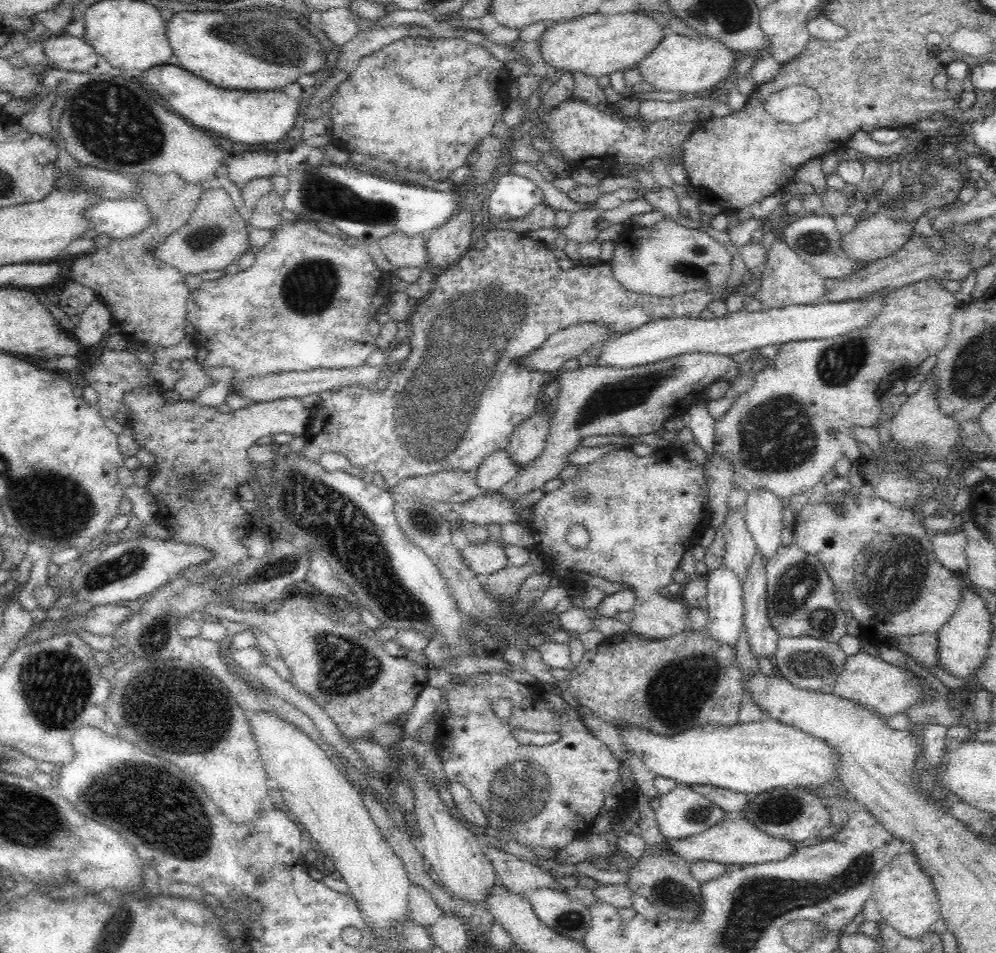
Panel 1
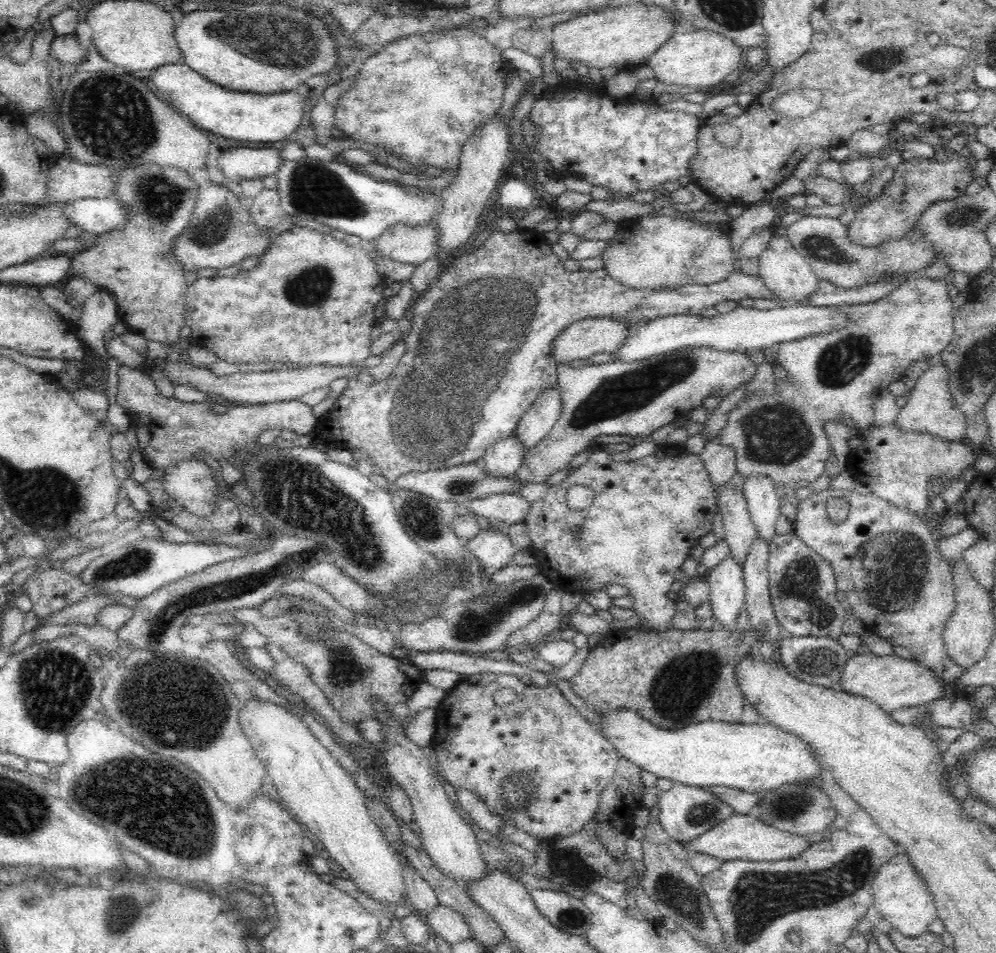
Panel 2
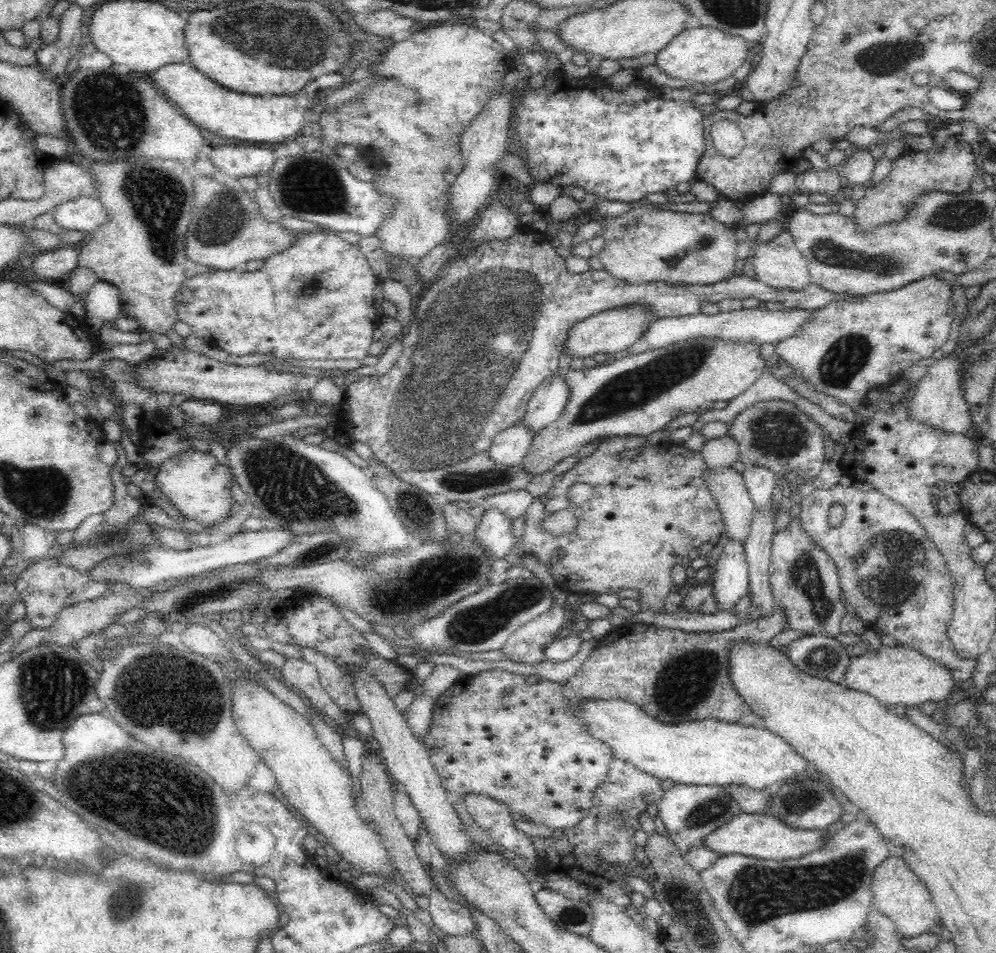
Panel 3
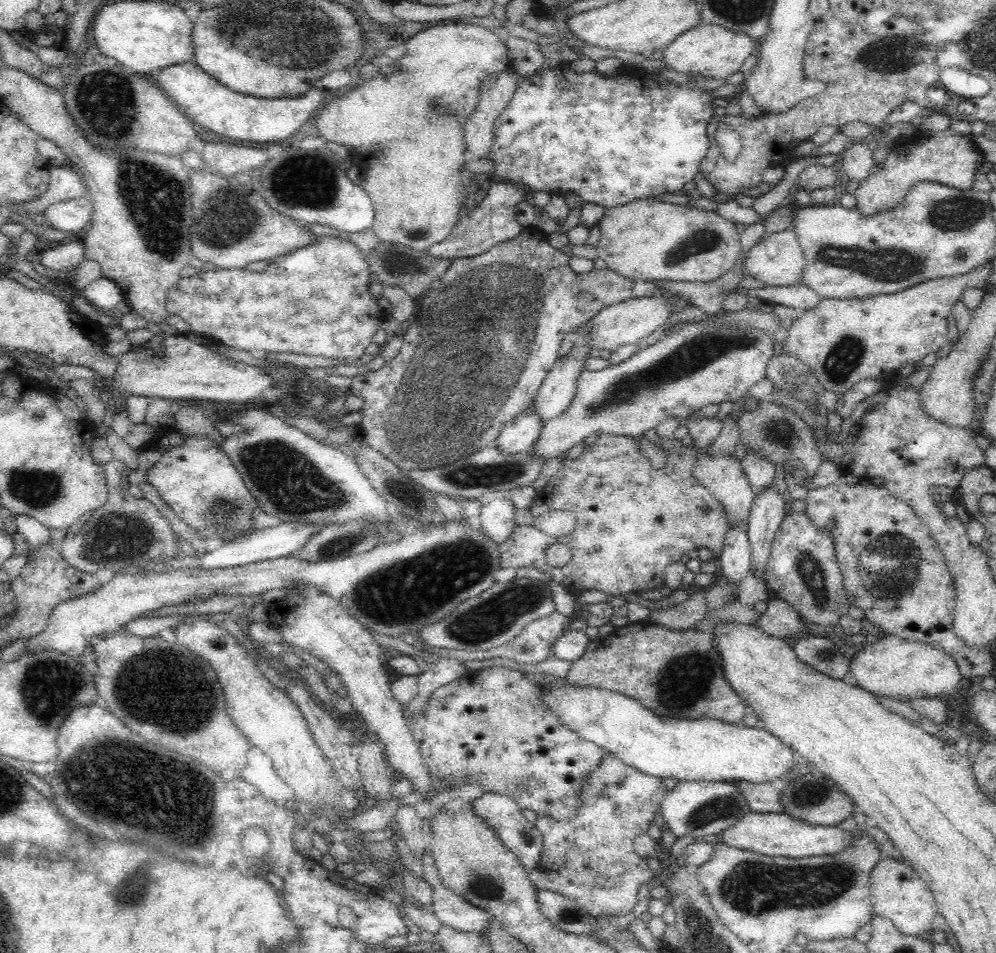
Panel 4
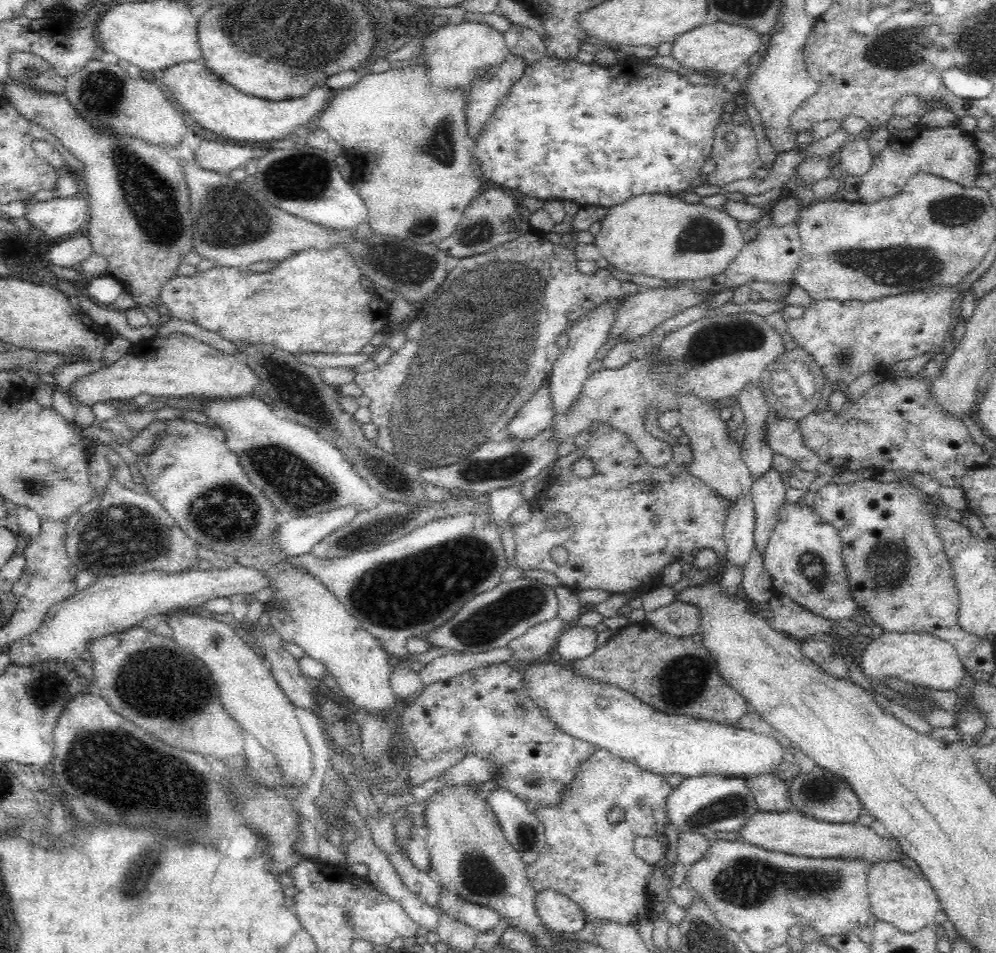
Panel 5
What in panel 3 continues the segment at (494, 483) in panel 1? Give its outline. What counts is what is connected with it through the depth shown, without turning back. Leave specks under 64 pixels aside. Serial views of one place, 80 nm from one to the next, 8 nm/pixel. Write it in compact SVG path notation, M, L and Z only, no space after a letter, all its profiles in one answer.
M522 422L507 428L494 437L492 445L488 448L488 457L504 467L520 465L522 459L530 451L533 442L530 429L526 429Z

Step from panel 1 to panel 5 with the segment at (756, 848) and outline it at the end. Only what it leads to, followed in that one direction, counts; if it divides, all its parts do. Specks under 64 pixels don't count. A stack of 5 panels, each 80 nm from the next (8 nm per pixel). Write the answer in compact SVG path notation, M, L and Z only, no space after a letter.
M788 810L785 812L763 812L759 811L757 814L754 814L745 824L741 827L740 831L736 831L738 833L739 839L735 839L735 841L740 841L742 843L746 843L749 845L759 846L762 850L768 850L769 852L780 852L781 854L792 854L793 856L800 857L809 857L809 858L846 858L846 859L864 859L866 861L870 861L870 864L878 863L886 860L896 860L899 861L900 856L902 856L902 850L900 849L900 845L896 844L896 839L892 839L889 836L886 838L882 838L882 836L878 836L874 830L870 830L868 826L857 826L853 823L828 823L821 822L820 820L815 820L814 818L809 818L800 812L796 812L795 810Z

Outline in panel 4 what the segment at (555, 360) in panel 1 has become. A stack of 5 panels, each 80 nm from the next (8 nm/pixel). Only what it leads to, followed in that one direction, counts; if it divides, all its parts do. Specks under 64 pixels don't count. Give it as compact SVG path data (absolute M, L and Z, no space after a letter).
M662 297L631 298L626 302L608 306L600 310L596 316L580 326L581 332L589 342L589 350L616 351L625 345L635 345L641 338L649 337L656 329L668 324L671 305Z

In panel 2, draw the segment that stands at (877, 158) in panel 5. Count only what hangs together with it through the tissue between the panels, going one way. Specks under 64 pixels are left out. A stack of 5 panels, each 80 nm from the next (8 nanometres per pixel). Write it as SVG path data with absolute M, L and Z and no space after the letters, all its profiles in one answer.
M941 154L938 160L904 160L895 168L893 178L876 200L869 201L855 213L846 235L850 243L860 247L879 247L883 242L905 239L920 215L932 203L964 195L966 186L974 180L968 158L956 154Z

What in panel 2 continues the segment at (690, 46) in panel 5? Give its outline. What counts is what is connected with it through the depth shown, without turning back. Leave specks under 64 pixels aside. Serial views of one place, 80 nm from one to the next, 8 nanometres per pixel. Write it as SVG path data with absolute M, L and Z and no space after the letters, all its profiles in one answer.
M693 30L683 34L674 32L642 65L652 69L652 78L664 84L687 86L694 91L706 92L732 71L743 68L744 51L734 45L732 39L712 30Z

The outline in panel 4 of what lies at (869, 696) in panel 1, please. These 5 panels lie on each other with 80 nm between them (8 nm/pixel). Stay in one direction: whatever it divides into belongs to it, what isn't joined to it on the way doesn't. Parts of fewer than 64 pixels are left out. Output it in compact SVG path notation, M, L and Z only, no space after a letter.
M888 635L850 655L849 671L856 680L856 687L875 697L888 697L898 701L919 698L942 698L952 694L962 676L954 659L942 649L928 643Z

